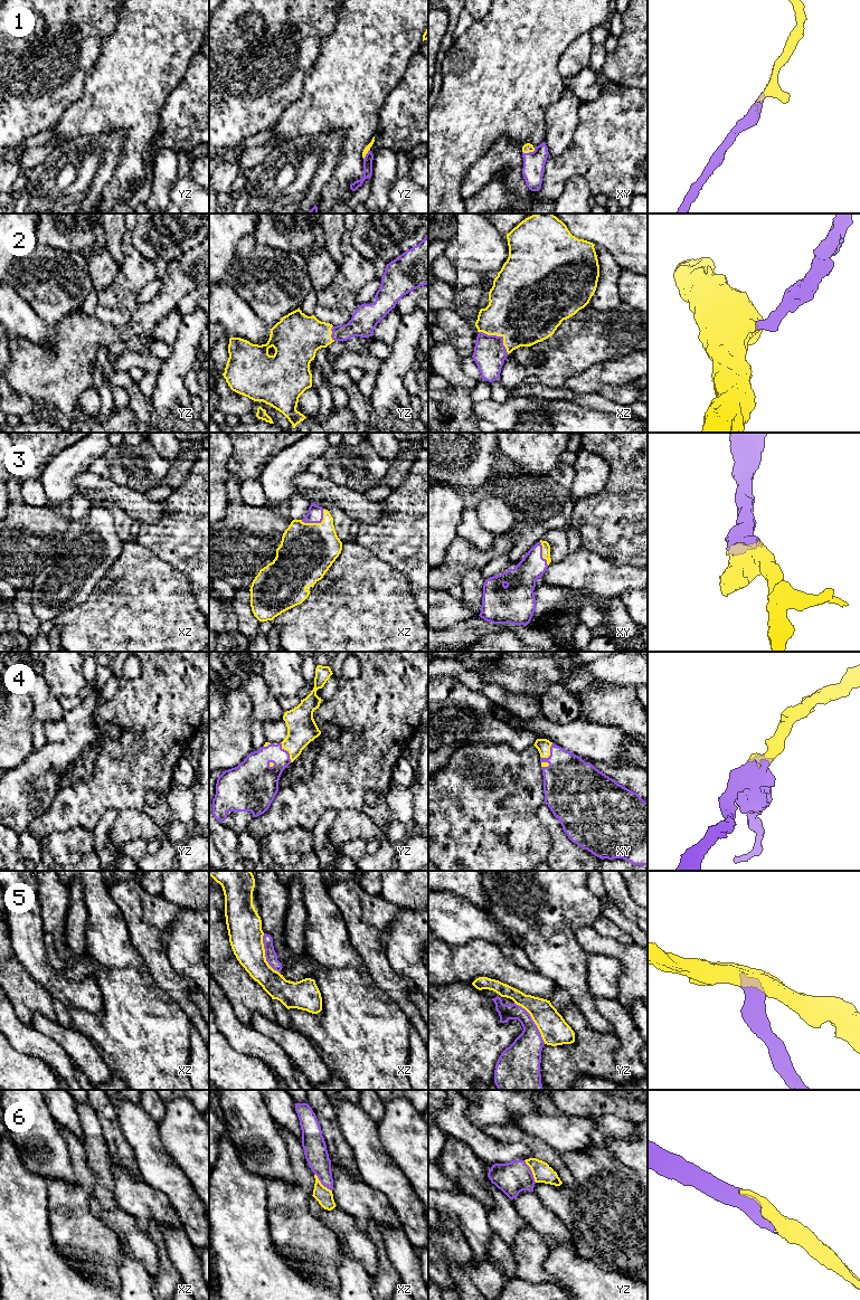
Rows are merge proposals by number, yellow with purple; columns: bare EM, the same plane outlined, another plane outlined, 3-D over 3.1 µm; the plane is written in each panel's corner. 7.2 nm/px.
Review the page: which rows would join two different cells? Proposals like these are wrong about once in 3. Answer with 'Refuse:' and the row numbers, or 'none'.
Refuse: 5

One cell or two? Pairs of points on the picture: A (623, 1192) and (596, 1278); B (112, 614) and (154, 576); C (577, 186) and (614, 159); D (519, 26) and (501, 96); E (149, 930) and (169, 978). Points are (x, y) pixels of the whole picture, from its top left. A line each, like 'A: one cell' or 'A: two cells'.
A: two cells
B: one cell
C: two cells
D: one cell
E: one cell

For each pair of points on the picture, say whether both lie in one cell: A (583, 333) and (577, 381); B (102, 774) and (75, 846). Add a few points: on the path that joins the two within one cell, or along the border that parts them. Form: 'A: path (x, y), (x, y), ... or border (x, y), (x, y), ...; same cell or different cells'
A: border (602, 362), (570, 376), (563, 385); different cells
B: border (93, 827), (73, 826), (56, 832); different cells

